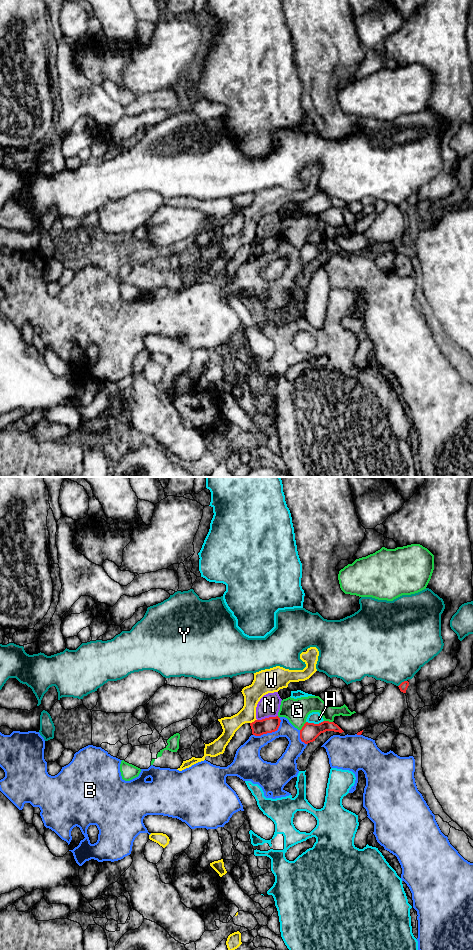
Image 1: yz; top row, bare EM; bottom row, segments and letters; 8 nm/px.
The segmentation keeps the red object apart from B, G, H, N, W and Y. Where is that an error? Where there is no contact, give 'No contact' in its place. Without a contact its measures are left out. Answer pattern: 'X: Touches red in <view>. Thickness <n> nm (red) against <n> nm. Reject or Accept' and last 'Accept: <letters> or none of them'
B: Touches red in yz. Thickness 130 nm (red) against 190 nm. Reject
G: Touches red in yz. Thickness 140 nm (red) against 170 nm. Reject
H: Touches red in yz. Thickness 140 nm (red) against 90 nm. Reject
N: Touches red in yz. Thickness 130 nm (red) against 180 nm. Reject
W: Touches red in yz. Thickness 130 nm (red) against 150 nm. Reject
Y: Touches red in yz. Thickness 70 nm (red) against 480 nm. Reject
Accept: none of them

